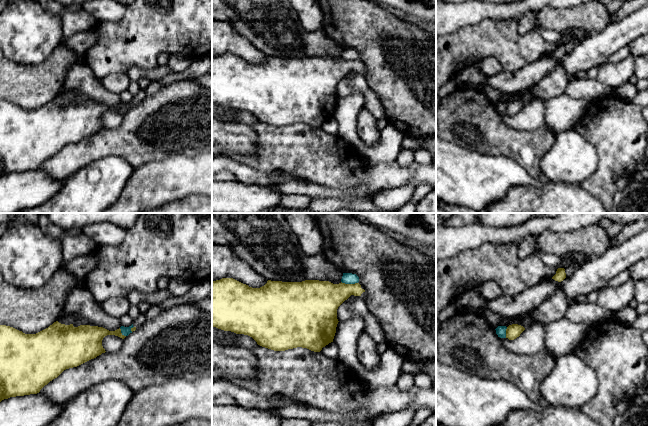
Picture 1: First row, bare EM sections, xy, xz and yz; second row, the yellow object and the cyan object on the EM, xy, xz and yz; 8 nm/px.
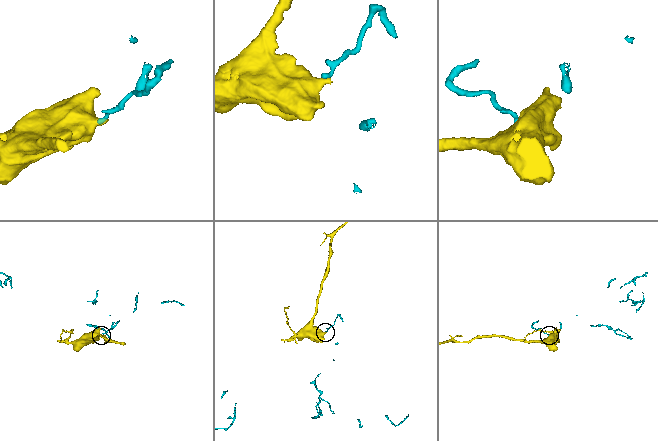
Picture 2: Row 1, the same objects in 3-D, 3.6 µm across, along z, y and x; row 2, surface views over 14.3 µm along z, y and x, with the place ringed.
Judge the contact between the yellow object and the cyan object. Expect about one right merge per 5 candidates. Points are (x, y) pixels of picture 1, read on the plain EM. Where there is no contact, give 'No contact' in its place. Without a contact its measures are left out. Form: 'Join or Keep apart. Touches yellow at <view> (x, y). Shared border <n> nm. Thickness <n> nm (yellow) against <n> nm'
Keep apart. Touches yellow at xz (349, 60). Shared border 140 nm. Thickness 280 nm (yellow) against 100 nm

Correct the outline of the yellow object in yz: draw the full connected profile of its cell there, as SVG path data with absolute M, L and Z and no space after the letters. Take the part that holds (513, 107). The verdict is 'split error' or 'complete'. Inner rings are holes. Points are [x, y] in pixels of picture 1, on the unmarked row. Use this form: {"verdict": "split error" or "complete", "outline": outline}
{"verdict": "complete", "outline": "M518 100L509 101L506 105L506 114L509 116L514 116L520 112L520 110L525 106L525 104Z"}

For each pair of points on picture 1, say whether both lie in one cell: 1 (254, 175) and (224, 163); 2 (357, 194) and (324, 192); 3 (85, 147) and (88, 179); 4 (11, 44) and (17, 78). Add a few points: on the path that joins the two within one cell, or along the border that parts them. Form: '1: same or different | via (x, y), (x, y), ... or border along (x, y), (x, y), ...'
1: same | via (247, 175), (231, 165)
2: same | via (349, 195), (332, 193)
3: different | border along (109, 155), (81, 167), (67, 177)
4: different | border along (10, 59), (24, 64), (37, 64)

